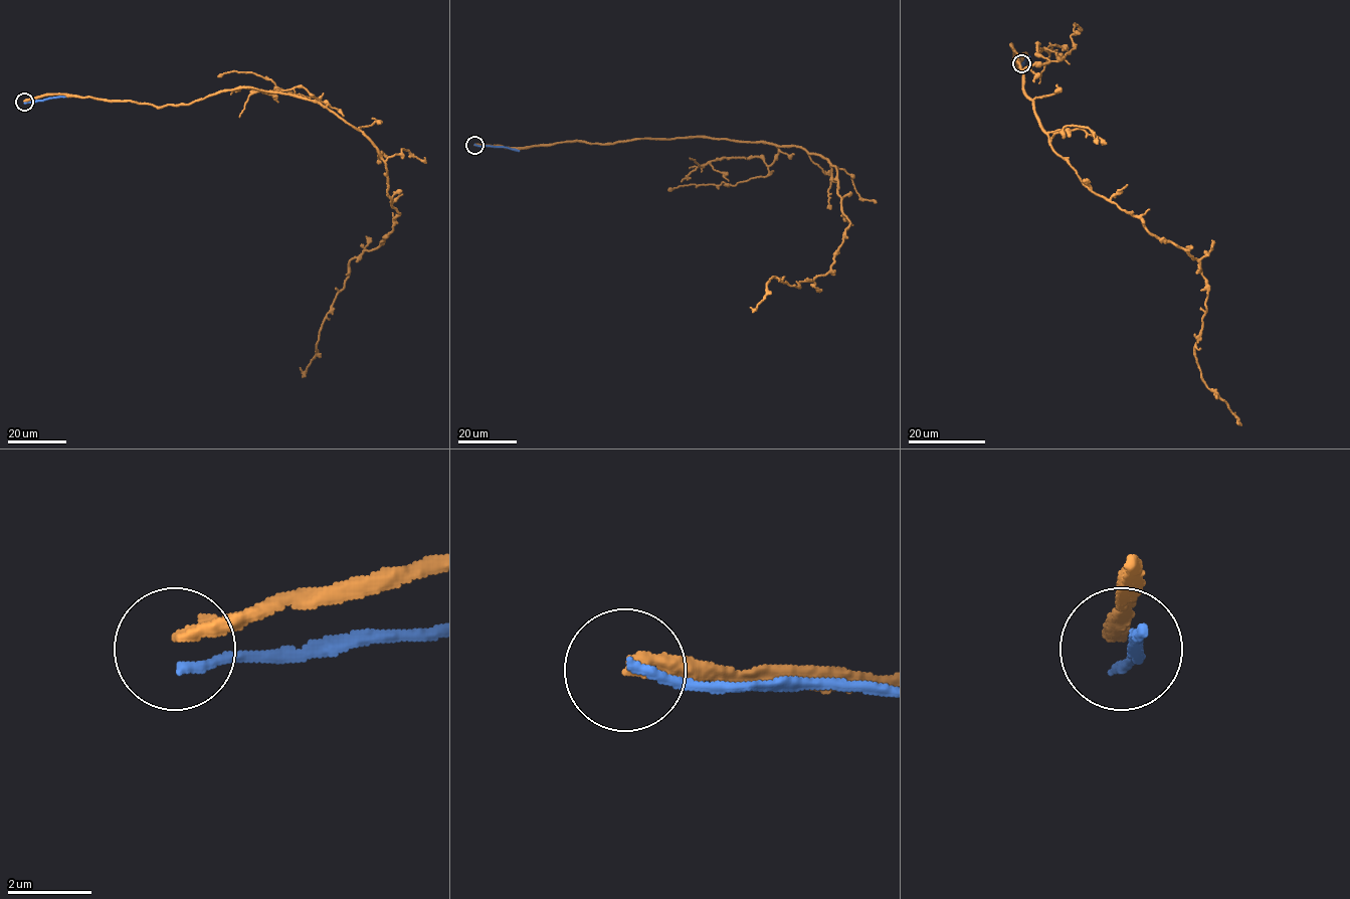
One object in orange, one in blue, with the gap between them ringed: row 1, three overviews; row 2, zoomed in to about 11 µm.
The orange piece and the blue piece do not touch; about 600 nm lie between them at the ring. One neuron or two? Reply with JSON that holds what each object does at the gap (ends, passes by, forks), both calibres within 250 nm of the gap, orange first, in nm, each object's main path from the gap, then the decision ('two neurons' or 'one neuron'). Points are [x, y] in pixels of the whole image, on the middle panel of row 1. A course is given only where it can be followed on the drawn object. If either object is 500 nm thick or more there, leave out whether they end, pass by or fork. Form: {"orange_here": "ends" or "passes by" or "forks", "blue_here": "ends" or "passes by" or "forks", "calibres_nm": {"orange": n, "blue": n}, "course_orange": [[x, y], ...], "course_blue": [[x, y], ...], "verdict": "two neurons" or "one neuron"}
{"orange_here": "ends", "blue_here": "ends", "calibres_nm": {"orange": 320, "blue": 240}, "course_orange": [[474, 145], [703, 137], [821, 156], [837, 171], [850, 222], [831, 268], [798, 287], [773, 277], [750, 307]], "course_blue": [[474, 145], [519, 151]], "verdict": "two neurons"}

